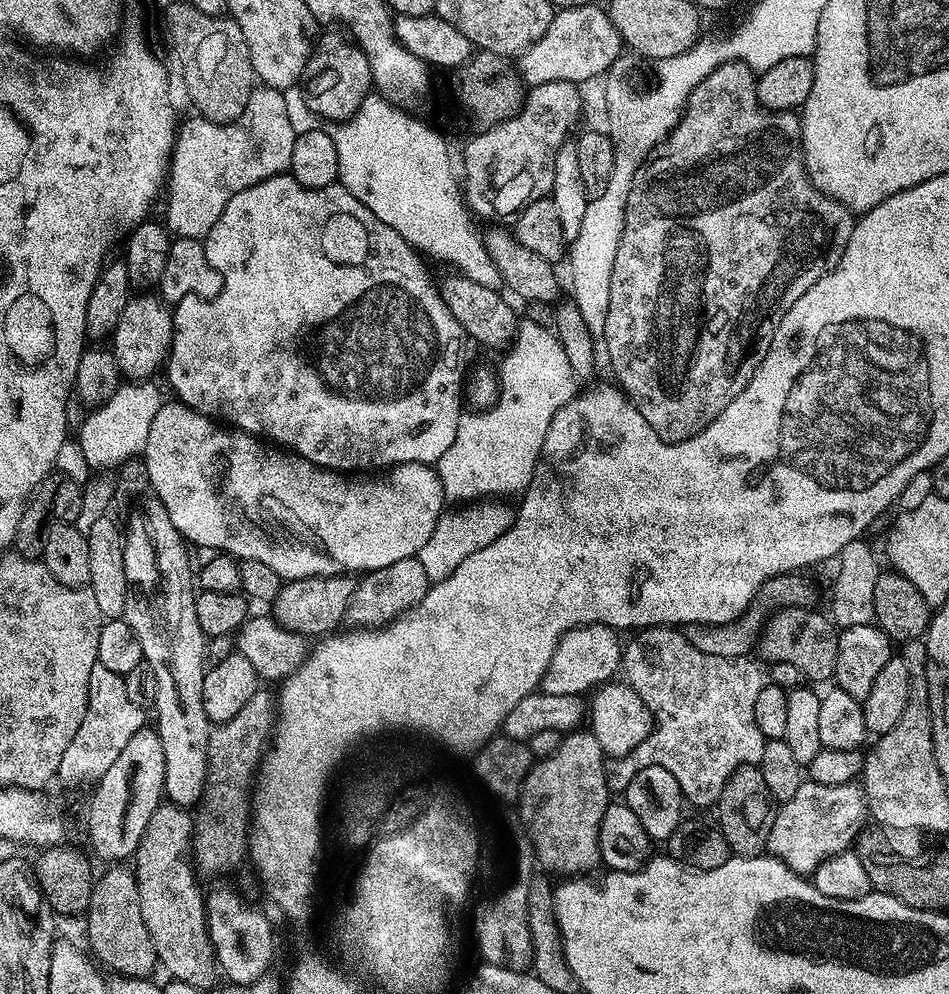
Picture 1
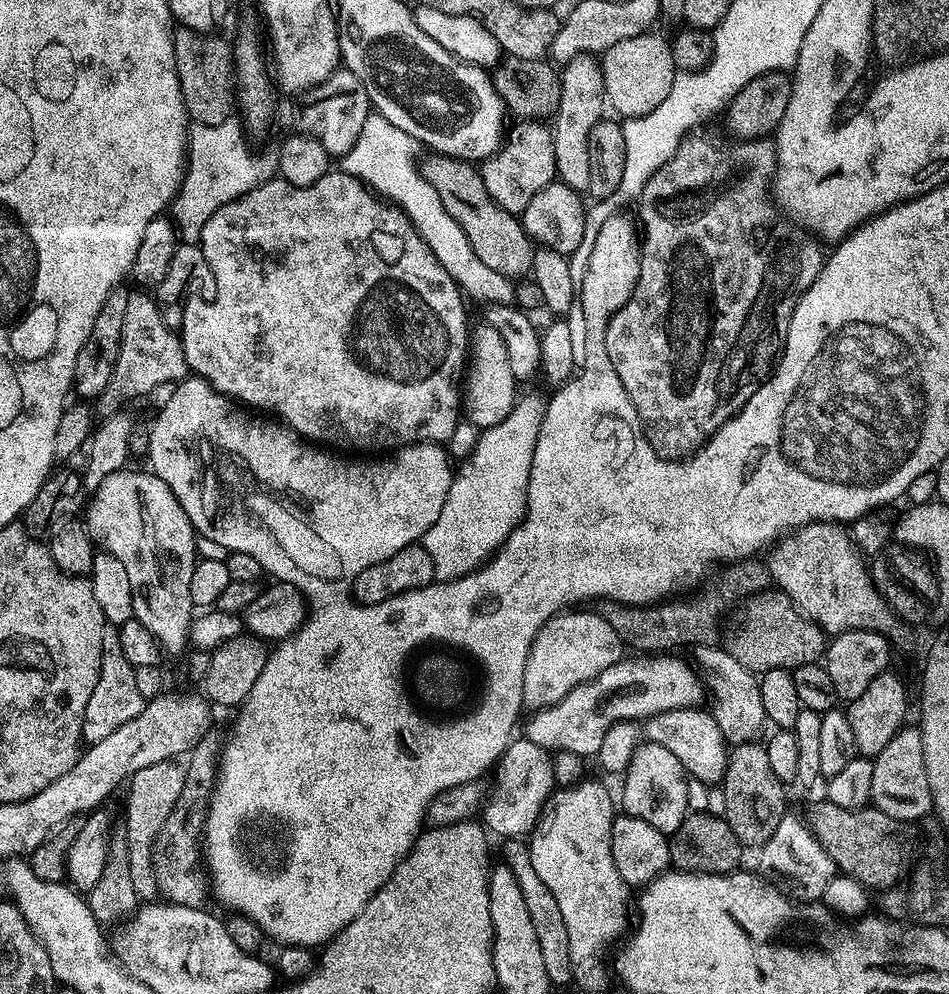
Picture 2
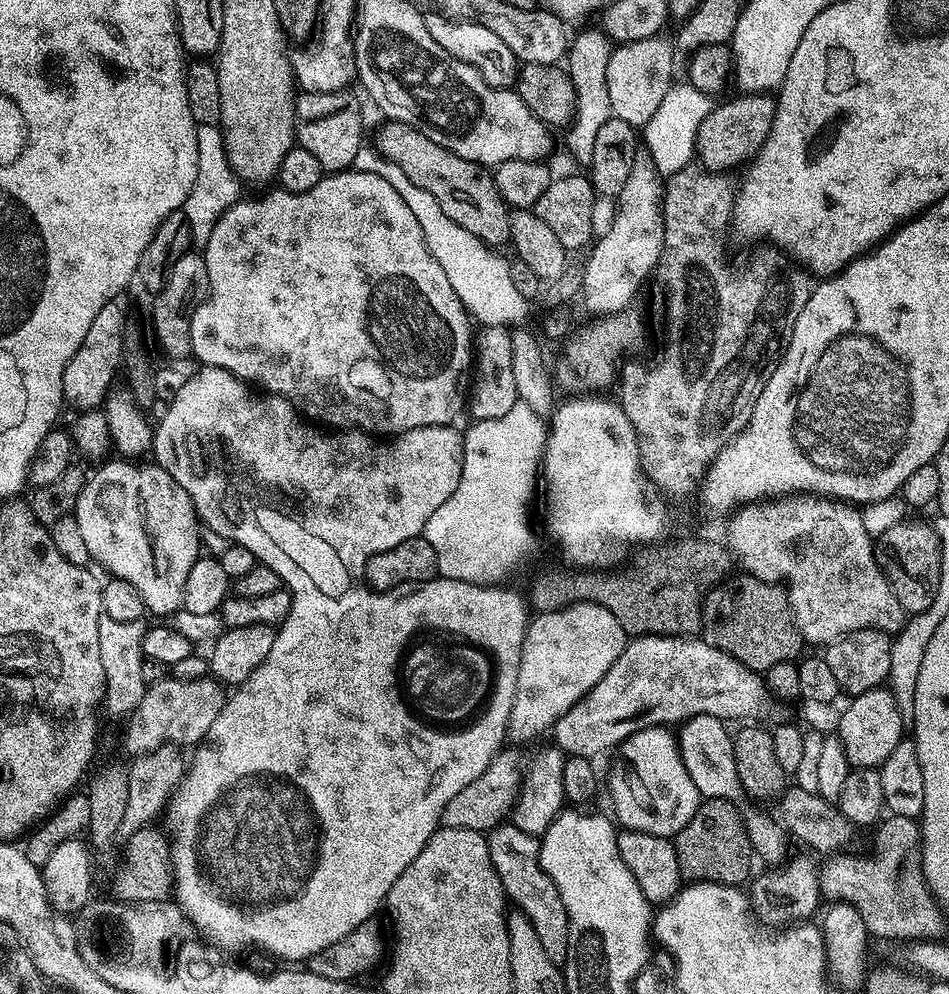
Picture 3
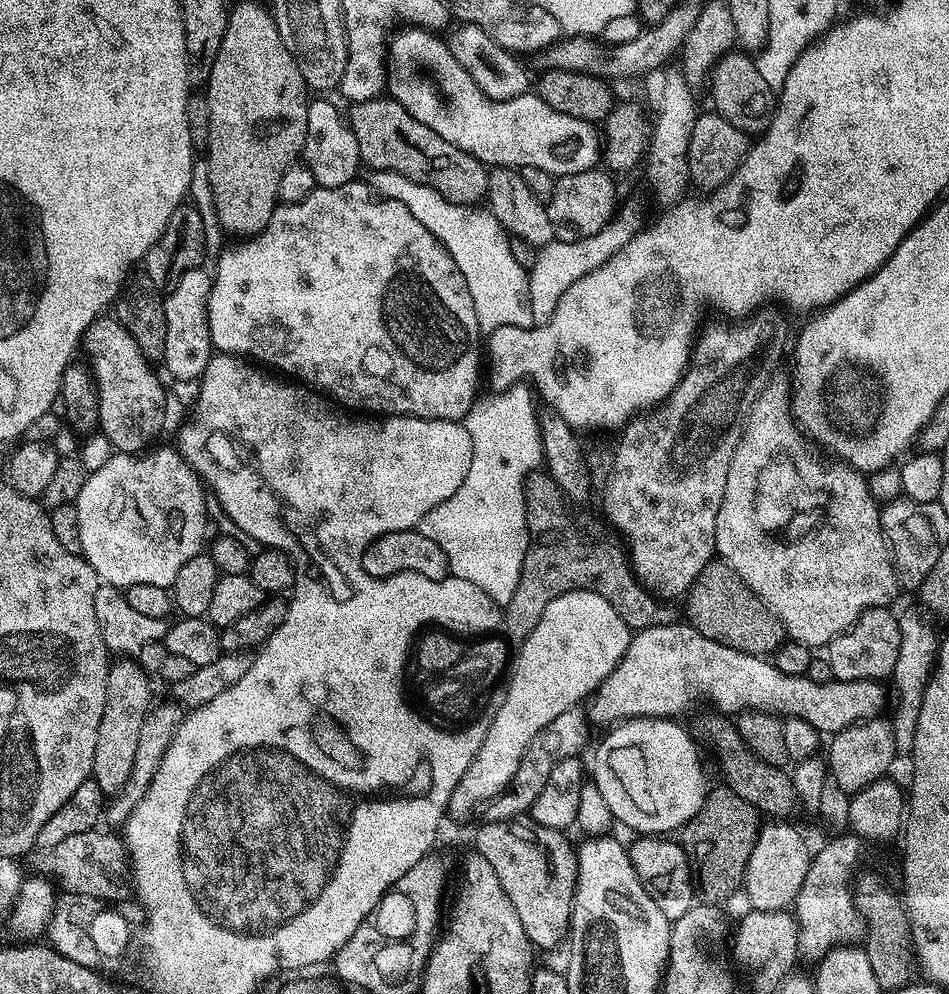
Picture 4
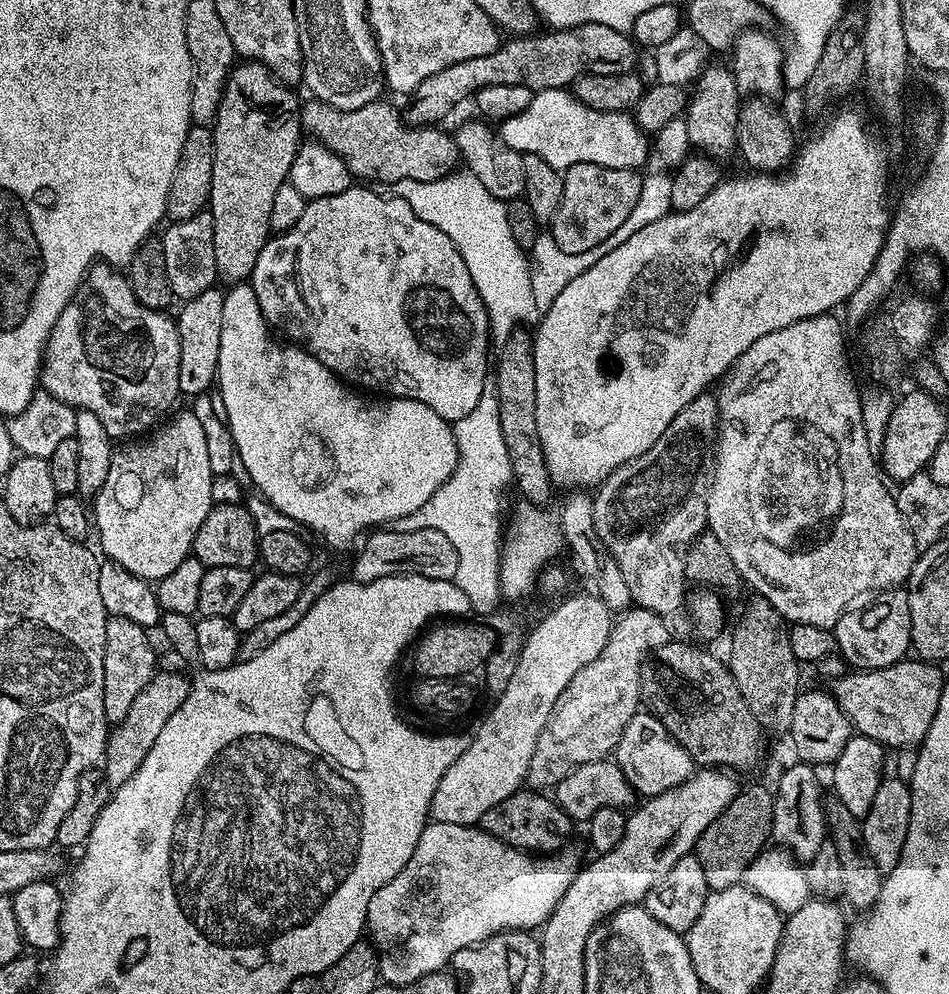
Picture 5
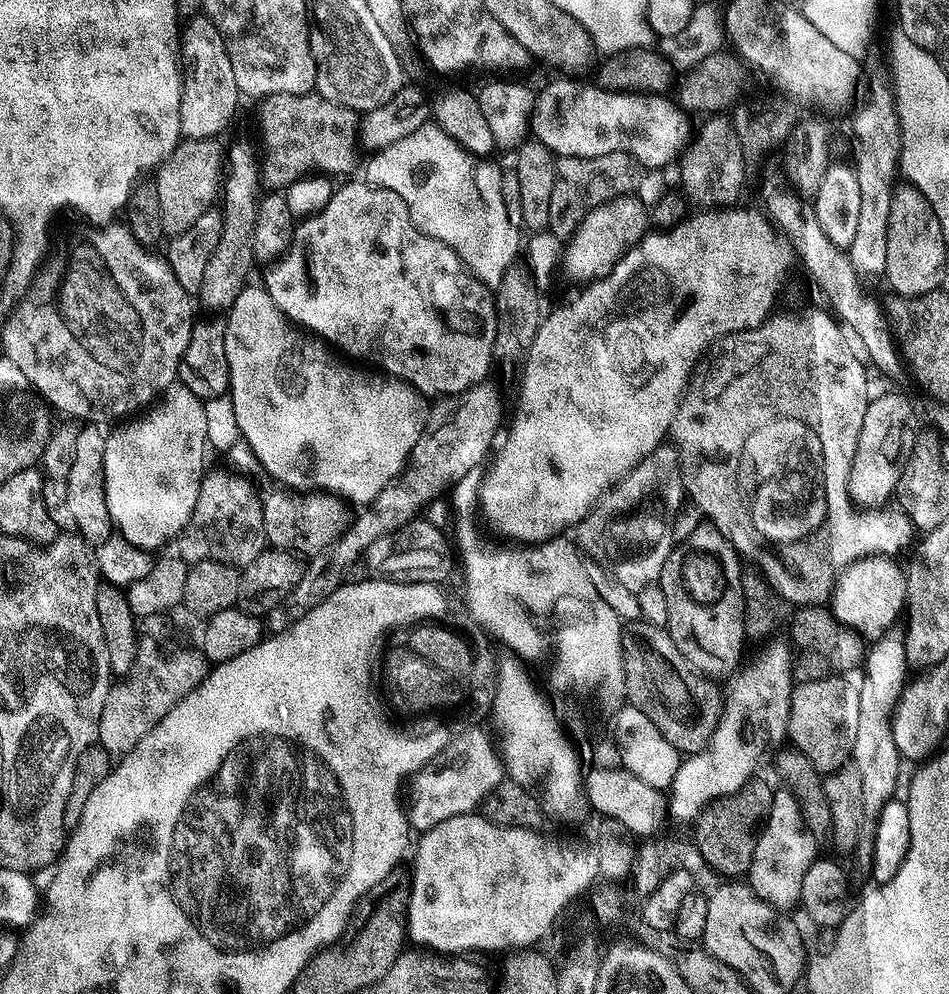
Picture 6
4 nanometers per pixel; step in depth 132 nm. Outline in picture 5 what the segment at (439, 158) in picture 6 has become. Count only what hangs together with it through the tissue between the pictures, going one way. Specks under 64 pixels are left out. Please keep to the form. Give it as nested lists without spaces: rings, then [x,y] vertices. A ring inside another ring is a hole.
[[[467,170],[450,172],[428,182],[400,180],[394,185],[394,192],[422,222],[438,226],[462,254],[462,262],[466,262],[466,270],[470,270],[470,278],[474,278],[474,286],[488,311],[488,331],[493,345],[504,344],[512,332],[537,319],[530,286],[530,260],[510,234],[505,201],[494,198]]]

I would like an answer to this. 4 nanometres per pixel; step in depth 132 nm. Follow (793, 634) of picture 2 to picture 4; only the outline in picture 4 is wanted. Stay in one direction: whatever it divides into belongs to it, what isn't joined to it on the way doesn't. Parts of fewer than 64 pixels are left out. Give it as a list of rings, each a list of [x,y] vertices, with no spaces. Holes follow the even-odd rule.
[[[719,558],[713,561],[713,564],[705,563],[698,578],[694,578],[687,590],[687,623],[691,624],[694,630],[698,630],[698,634],[706,634],[710,642],[730,646],[730,650],[762,657],[775,653],[786,639],[778,618],[749,590],[746,582],[738,578],[731,566]]]

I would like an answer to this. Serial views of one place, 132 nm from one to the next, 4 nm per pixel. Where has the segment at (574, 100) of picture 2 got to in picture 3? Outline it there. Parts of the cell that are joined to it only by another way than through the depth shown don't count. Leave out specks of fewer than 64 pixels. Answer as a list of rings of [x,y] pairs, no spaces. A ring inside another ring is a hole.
[[[599,27],[596,28],[588,28],[577,36],[575,33],[571,37],[566,53],[566,71],[570,82],[574,82],[576,91],[576,116],[566,132],[568,152],[584,166],[591,165],[594,141],[599,128],[613,115],[607,90],[607,66],[610,63],[614,44],[607,32]]]

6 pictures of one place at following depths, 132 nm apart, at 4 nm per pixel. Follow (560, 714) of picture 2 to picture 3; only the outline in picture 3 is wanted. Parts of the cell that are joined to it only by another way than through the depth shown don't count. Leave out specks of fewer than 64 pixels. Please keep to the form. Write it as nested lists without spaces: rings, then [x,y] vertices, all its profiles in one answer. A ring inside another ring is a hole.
[[[638,636],[625,644],[618,662],[602,674],[602,678],[566,714],[556,720],[555,747],[571,756],[597,758],[603,752],[611,753],[619,744],[643,728],[679,725],[696,715],[713,715],[725,722],[748,722],[760,718],[768,708],[770,691],[765,677],[759,672],[751,672],[742,662],[730,654],[718,650],[702,638],[690,636]]]

